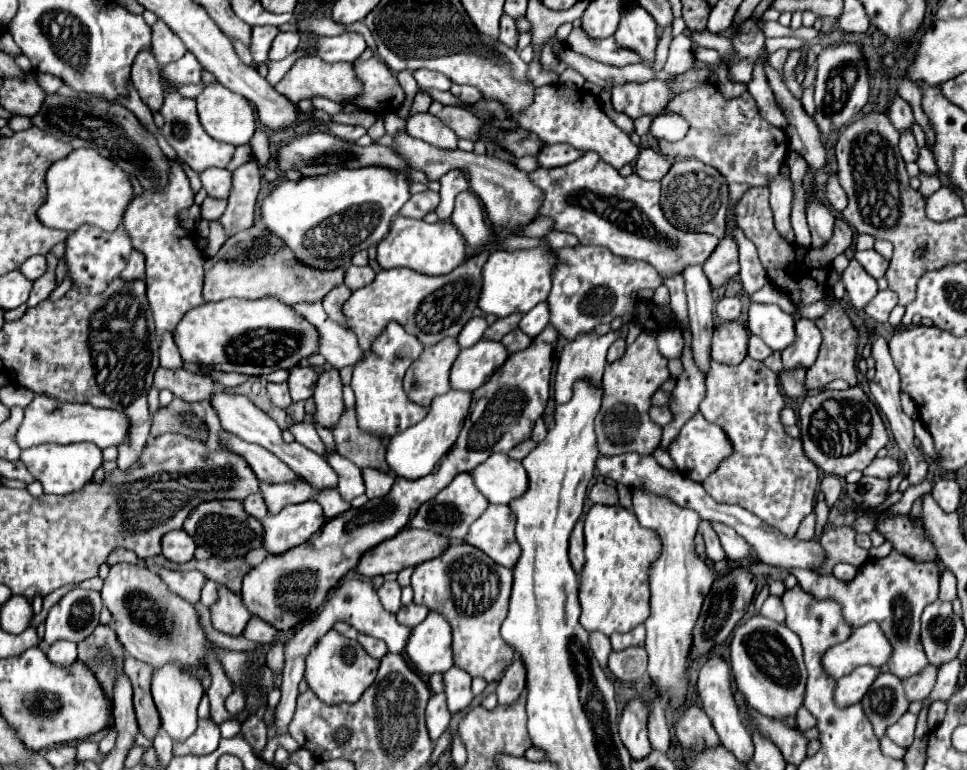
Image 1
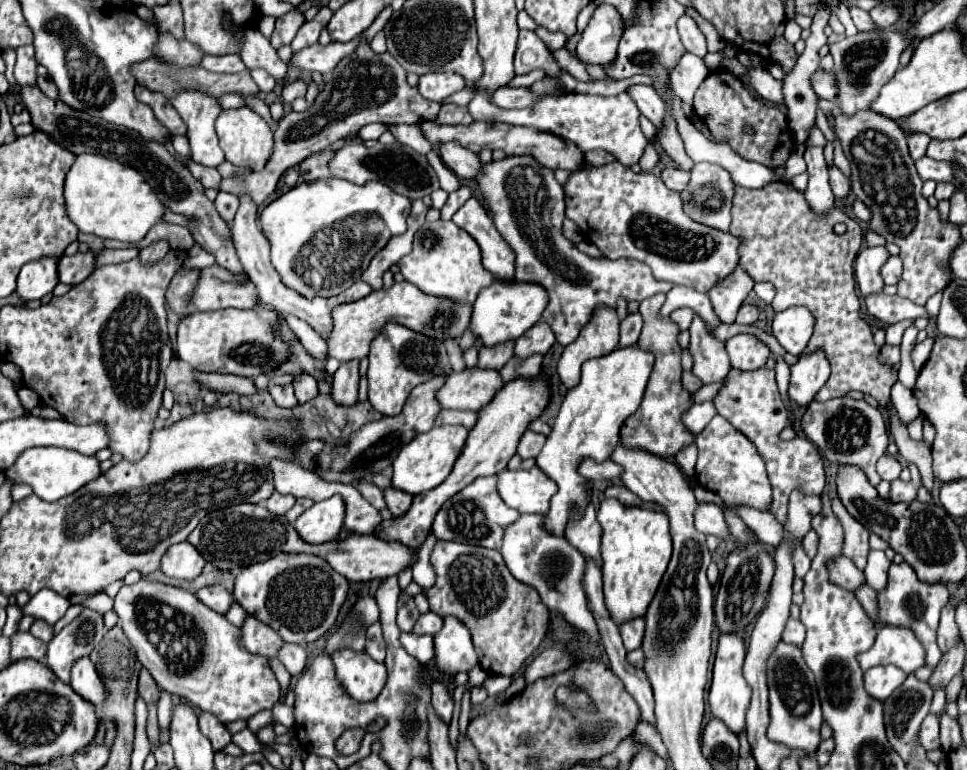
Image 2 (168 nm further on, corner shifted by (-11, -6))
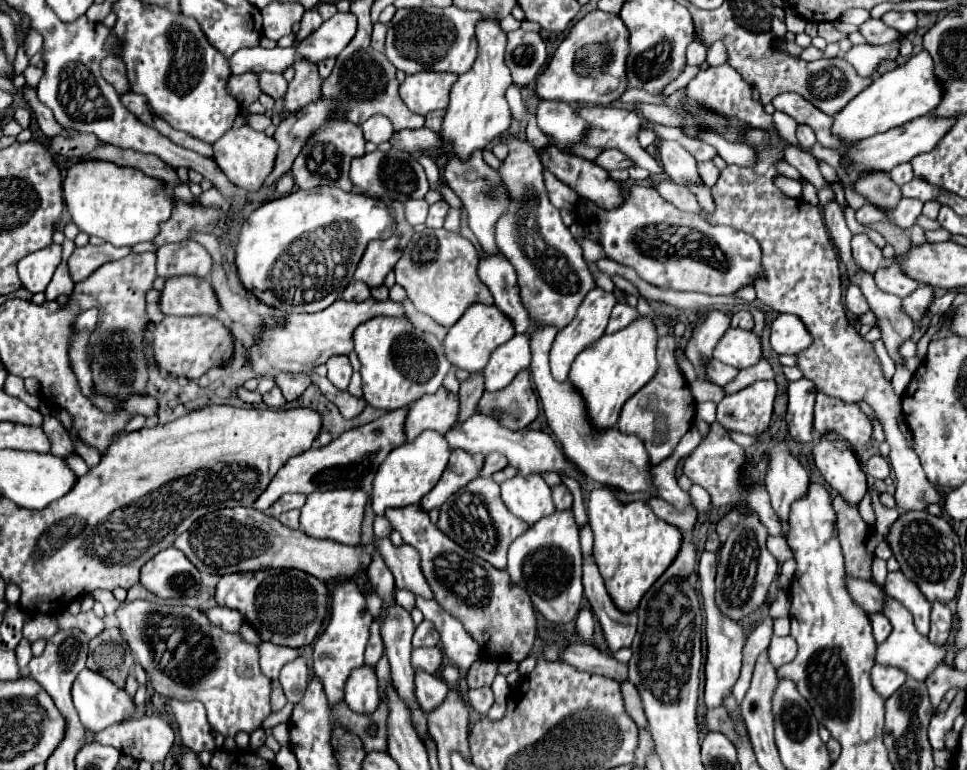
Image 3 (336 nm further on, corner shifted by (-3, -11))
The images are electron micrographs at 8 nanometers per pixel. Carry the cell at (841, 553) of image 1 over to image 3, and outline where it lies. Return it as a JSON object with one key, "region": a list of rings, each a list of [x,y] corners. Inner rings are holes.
{"region":[[[837,493],[833,495],[833,507],[837,511],[837,531],[845,555],[847,575],[869,581],[873,557],[867,555],[867,539],[871,535],[871,529],[861,519],[857,505],[847,503]]]}

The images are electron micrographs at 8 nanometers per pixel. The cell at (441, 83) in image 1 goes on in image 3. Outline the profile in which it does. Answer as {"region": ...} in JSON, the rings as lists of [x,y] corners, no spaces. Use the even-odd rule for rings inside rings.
{"region":[[[421,71],[407,75],[399,85],[399,95],[409,111],[417,115],[427,115],[427,111],[447,109],[449,91],[459,77],[455,73],[439,71]]]}

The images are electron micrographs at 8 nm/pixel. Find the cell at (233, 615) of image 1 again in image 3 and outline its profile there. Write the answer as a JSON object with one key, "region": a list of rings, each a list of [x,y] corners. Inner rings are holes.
{"region":[[[261,643],[259,645],[259,655],[261,655],[261,671],[269,679],[279,679],[279,671],[283,665],[289,661],[295,661],[299,657],[297,649],[291,647],[275,647],[273,643]]]}

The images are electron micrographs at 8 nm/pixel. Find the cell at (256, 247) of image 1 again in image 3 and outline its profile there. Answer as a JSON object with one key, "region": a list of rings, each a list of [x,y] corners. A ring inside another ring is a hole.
{"region":[[[167,279],[159,297],[163,315],[215,315],[219,301],[213,287],[205,279]]]}

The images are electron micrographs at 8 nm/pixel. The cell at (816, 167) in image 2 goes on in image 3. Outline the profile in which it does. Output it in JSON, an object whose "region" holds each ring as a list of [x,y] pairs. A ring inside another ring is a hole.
{"region":[[[797,125],[797,139],[807,149],[807,147],[811,147],[815,143],[815,133],[813,133],[813,129],[809,125]]]}

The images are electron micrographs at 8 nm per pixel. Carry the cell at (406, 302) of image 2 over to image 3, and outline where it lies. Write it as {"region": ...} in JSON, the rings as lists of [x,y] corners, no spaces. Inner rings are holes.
{"region":[[[339,299],[339,303],[333,303],[331,307],[327,307],[327,311],[319,311],[313,315],[293,313],[285,319],[283,325],[277,325],[273,319],[265,319],[265,325],[261,327],[253,345],[245,349],[245,359],[249,367],[263,377],[273,377],[277,373],[309,373],[315,365],[327,363],[331,355],[349,355],[353,351],[353,331],[357,329],[357,325],[377,315],[399,317],[403,315],[403,305],[391,299],[367,299],[361,303],[349,303]]]}

